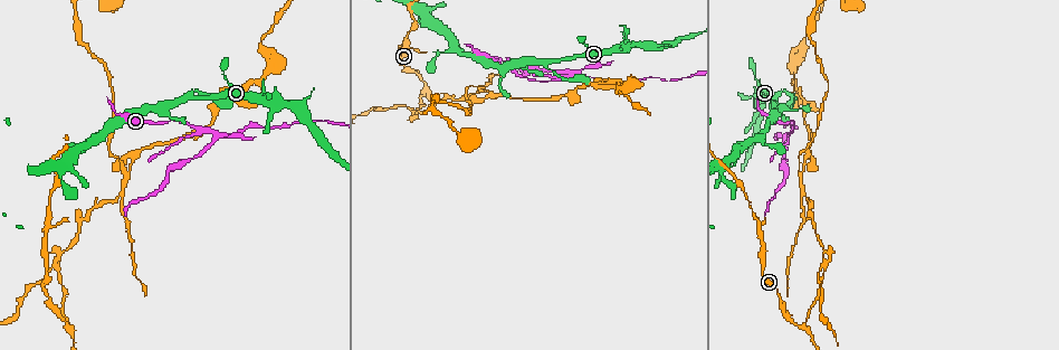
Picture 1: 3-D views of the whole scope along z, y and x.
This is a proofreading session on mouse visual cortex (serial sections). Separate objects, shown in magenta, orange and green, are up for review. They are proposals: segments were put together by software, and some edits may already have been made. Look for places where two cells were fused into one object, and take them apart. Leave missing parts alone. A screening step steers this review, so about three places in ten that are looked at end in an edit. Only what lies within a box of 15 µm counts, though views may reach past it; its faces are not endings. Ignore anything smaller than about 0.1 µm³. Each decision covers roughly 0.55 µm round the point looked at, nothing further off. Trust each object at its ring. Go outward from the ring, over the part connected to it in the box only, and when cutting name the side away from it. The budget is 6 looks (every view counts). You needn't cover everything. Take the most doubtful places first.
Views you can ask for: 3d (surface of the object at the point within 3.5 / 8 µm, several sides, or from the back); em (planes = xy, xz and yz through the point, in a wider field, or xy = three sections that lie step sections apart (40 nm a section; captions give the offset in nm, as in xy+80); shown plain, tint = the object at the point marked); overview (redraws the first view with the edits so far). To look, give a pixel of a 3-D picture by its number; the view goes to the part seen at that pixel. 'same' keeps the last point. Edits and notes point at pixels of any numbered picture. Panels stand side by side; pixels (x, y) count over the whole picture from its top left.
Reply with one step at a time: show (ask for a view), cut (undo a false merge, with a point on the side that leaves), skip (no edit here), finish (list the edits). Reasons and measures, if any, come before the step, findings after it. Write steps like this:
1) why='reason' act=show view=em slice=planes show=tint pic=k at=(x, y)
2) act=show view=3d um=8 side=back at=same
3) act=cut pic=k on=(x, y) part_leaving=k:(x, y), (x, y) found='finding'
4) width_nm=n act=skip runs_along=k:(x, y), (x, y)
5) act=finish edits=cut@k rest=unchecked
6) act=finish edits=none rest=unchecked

act=show view=3d um=3.5 pic=1 at=(567, 77)

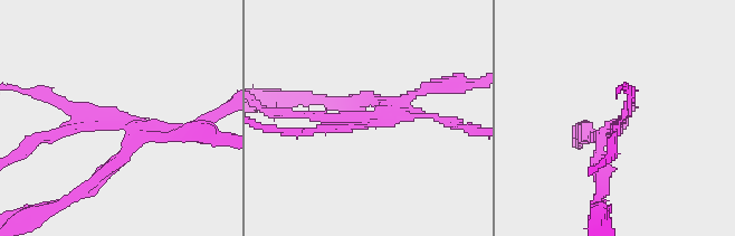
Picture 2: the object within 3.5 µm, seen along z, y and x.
act=show view=em slice=xy step=3 show=tint pic=2 at=(118, 116)

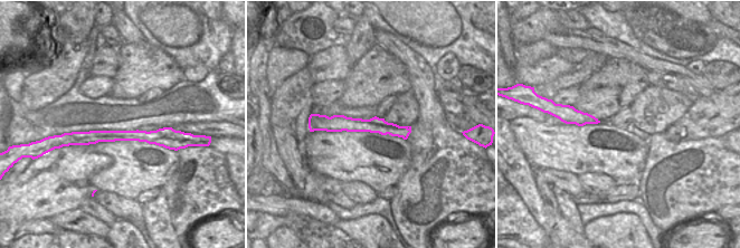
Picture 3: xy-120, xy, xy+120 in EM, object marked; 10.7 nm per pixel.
act=show view=em slice=planes show=tint at=same

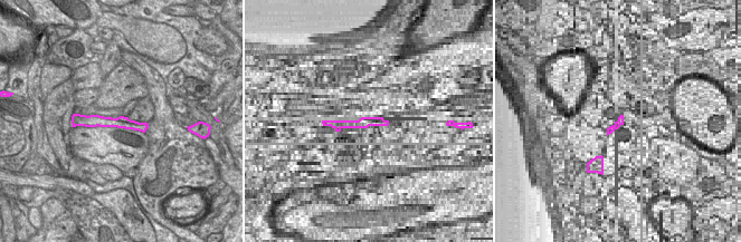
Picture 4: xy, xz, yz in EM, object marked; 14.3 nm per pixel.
act=cut pic=2 on=(362, 106) part_leaving=2:(376, 114), (388, 101), (325, 101) found='two cells meet here'

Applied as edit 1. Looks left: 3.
why='redraw' act=show view=overview

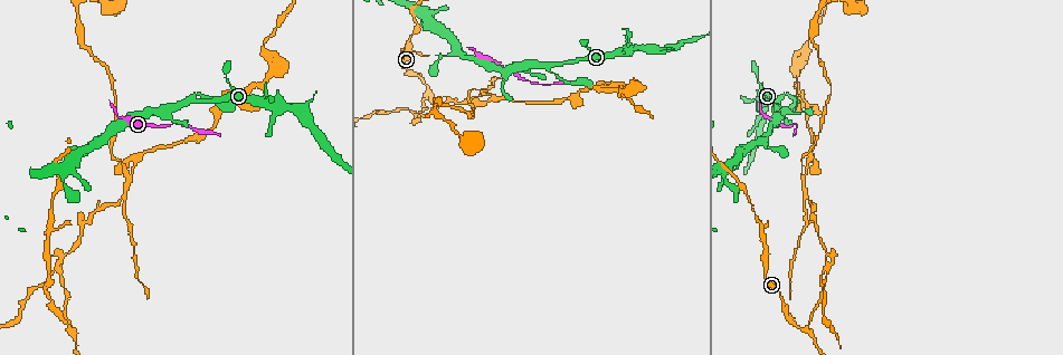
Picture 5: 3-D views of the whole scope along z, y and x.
why='two arms in line, one across' act=show view=3d um=3.5 pic=5 at=(776, 100)

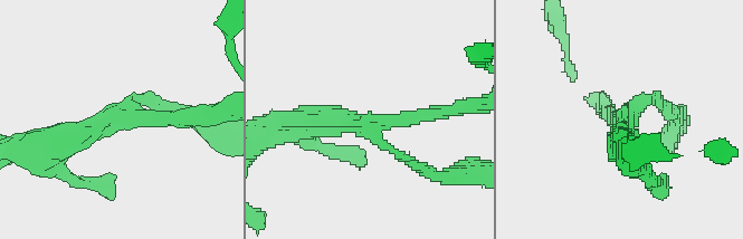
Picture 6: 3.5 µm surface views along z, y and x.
arms=3 arm_widths_nm=150,200,350 act=show view=em slice=planes show=tint pic=6 at=(626, 114)

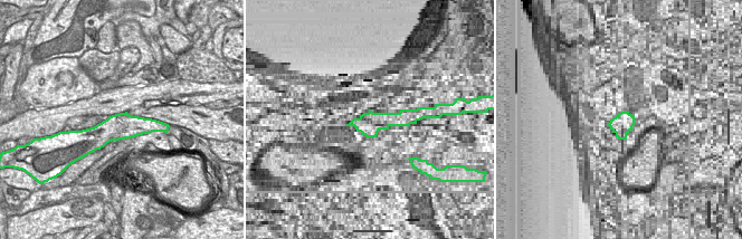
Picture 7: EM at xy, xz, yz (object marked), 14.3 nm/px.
act=skip found='one cell here'

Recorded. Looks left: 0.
act=finish edits=cut@2 rest=unchecked

